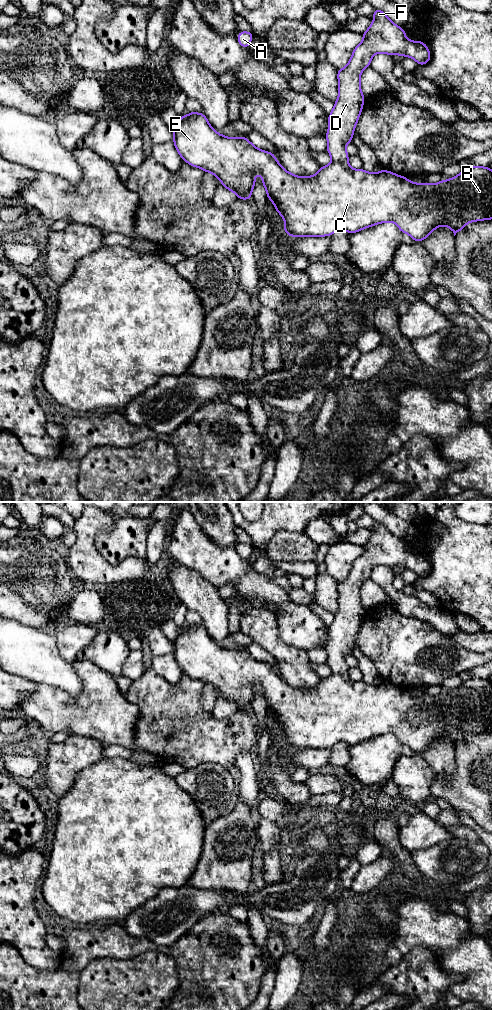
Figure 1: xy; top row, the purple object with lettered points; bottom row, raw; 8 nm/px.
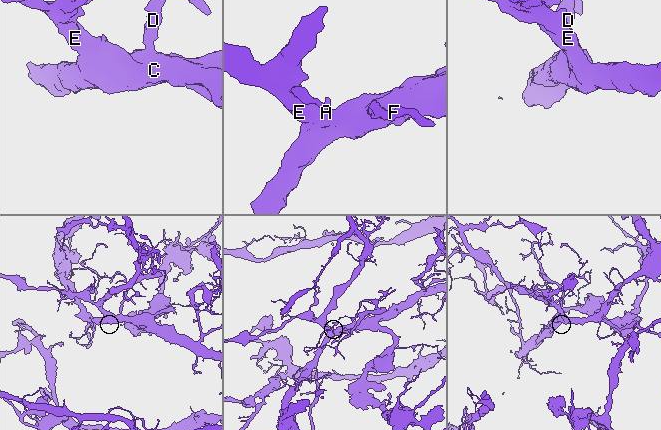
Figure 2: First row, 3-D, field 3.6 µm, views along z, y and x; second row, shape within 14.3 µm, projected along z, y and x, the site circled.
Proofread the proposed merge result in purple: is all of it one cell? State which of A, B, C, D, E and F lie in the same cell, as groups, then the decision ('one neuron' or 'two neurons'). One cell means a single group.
A B C D E F; one neuron

